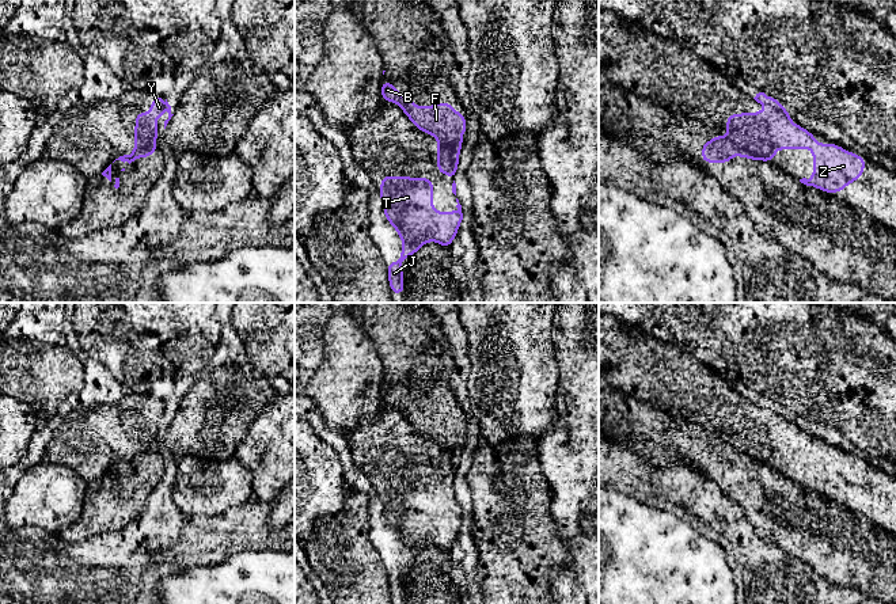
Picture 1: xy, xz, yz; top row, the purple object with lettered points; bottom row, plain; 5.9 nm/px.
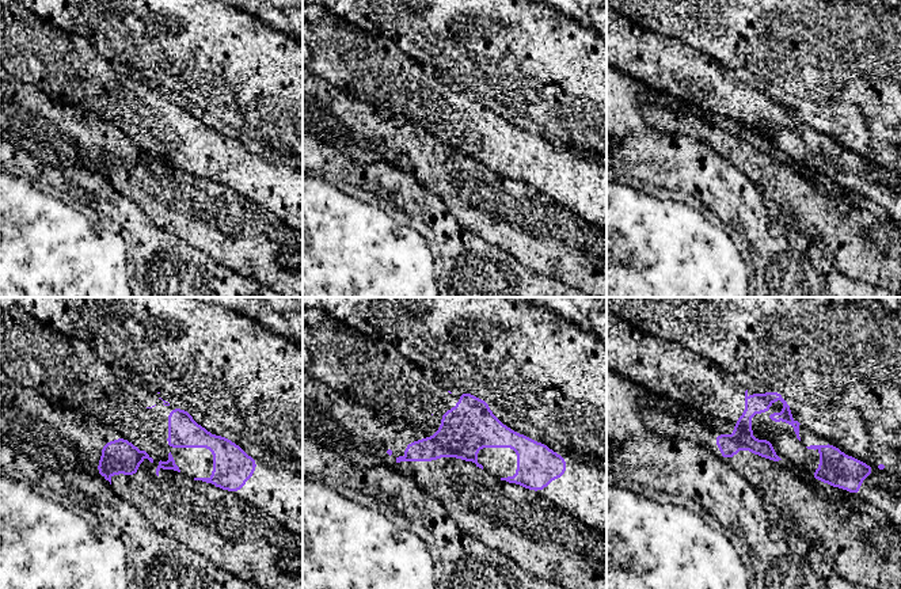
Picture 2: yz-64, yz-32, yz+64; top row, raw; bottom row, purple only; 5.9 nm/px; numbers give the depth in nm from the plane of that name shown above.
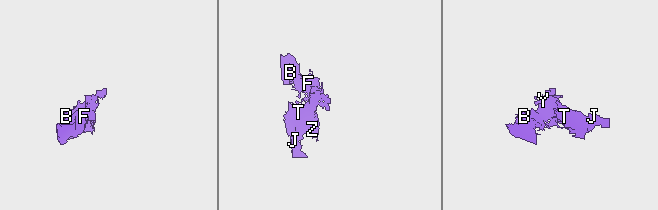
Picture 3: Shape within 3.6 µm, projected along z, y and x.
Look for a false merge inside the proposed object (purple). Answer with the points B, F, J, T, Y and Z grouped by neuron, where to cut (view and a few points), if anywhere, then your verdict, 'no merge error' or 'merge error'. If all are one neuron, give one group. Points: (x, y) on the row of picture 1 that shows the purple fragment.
B F / J T Y Z; cut in yz along (726, 137), (736, 148), (741, 148), (756, 158); merge error

